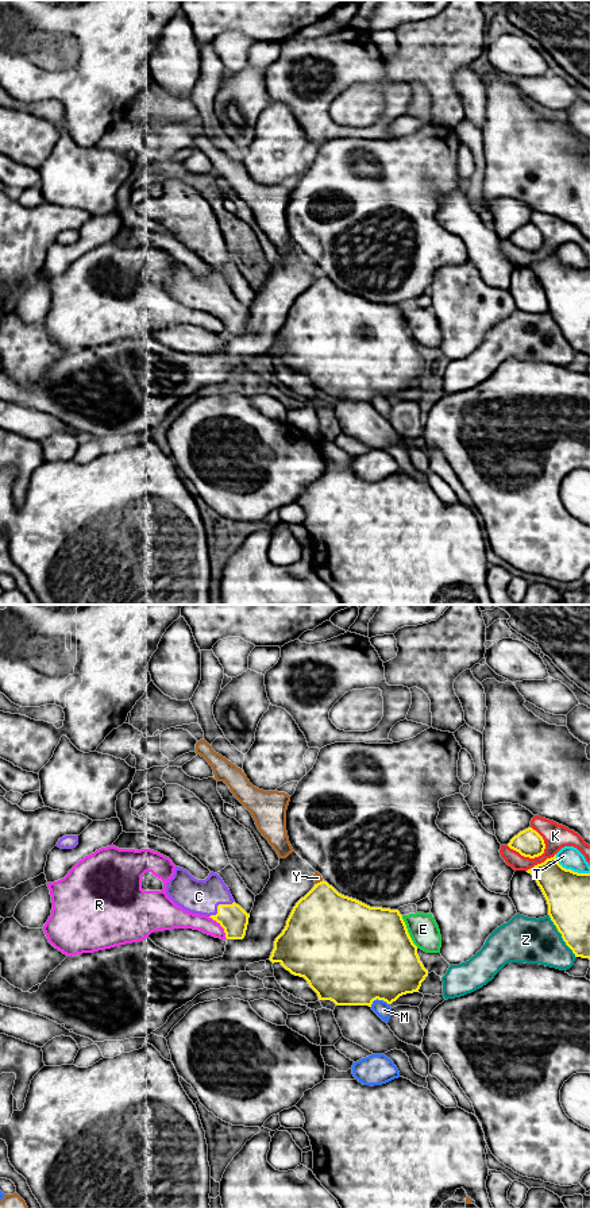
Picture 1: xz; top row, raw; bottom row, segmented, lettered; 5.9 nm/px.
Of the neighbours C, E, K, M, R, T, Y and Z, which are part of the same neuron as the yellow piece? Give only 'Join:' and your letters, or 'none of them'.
Join: C

